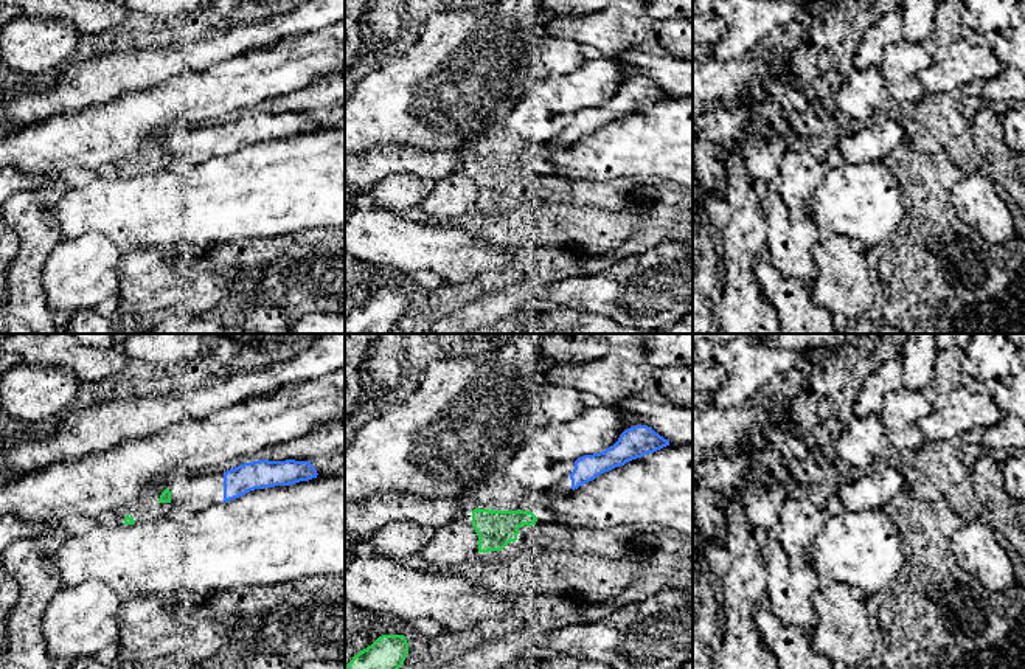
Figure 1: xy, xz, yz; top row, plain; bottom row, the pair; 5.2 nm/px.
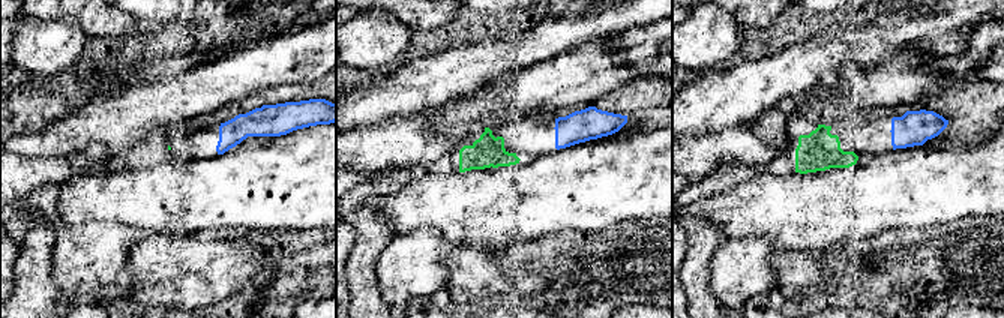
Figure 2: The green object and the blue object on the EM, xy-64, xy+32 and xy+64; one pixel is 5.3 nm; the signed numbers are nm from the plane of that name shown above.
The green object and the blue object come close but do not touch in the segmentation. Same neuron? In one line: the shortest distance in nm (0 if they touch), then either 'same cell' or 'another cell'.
240 nm | same cell

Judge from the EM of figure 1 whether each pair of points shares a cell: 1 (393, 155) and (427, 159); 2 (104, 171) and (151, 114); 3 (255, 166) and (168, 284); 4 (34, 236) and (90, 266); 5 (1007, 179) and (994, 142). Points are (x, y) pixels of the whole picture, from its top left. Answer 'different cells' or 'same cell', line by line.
1: same cell
2: different cells
3: different cells
4: different cells
5: same cell

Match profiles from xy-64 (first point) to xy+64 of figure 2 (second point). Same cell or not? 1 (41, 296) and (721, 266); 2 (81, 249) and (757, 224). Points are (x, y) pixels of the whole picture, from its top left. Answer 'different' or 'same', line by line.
1: different
2: different

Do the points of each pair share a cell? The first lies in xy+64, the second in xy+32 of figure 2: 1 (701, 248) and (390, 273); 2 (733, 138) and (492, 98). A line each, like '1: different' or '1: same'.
1: different
2: same

